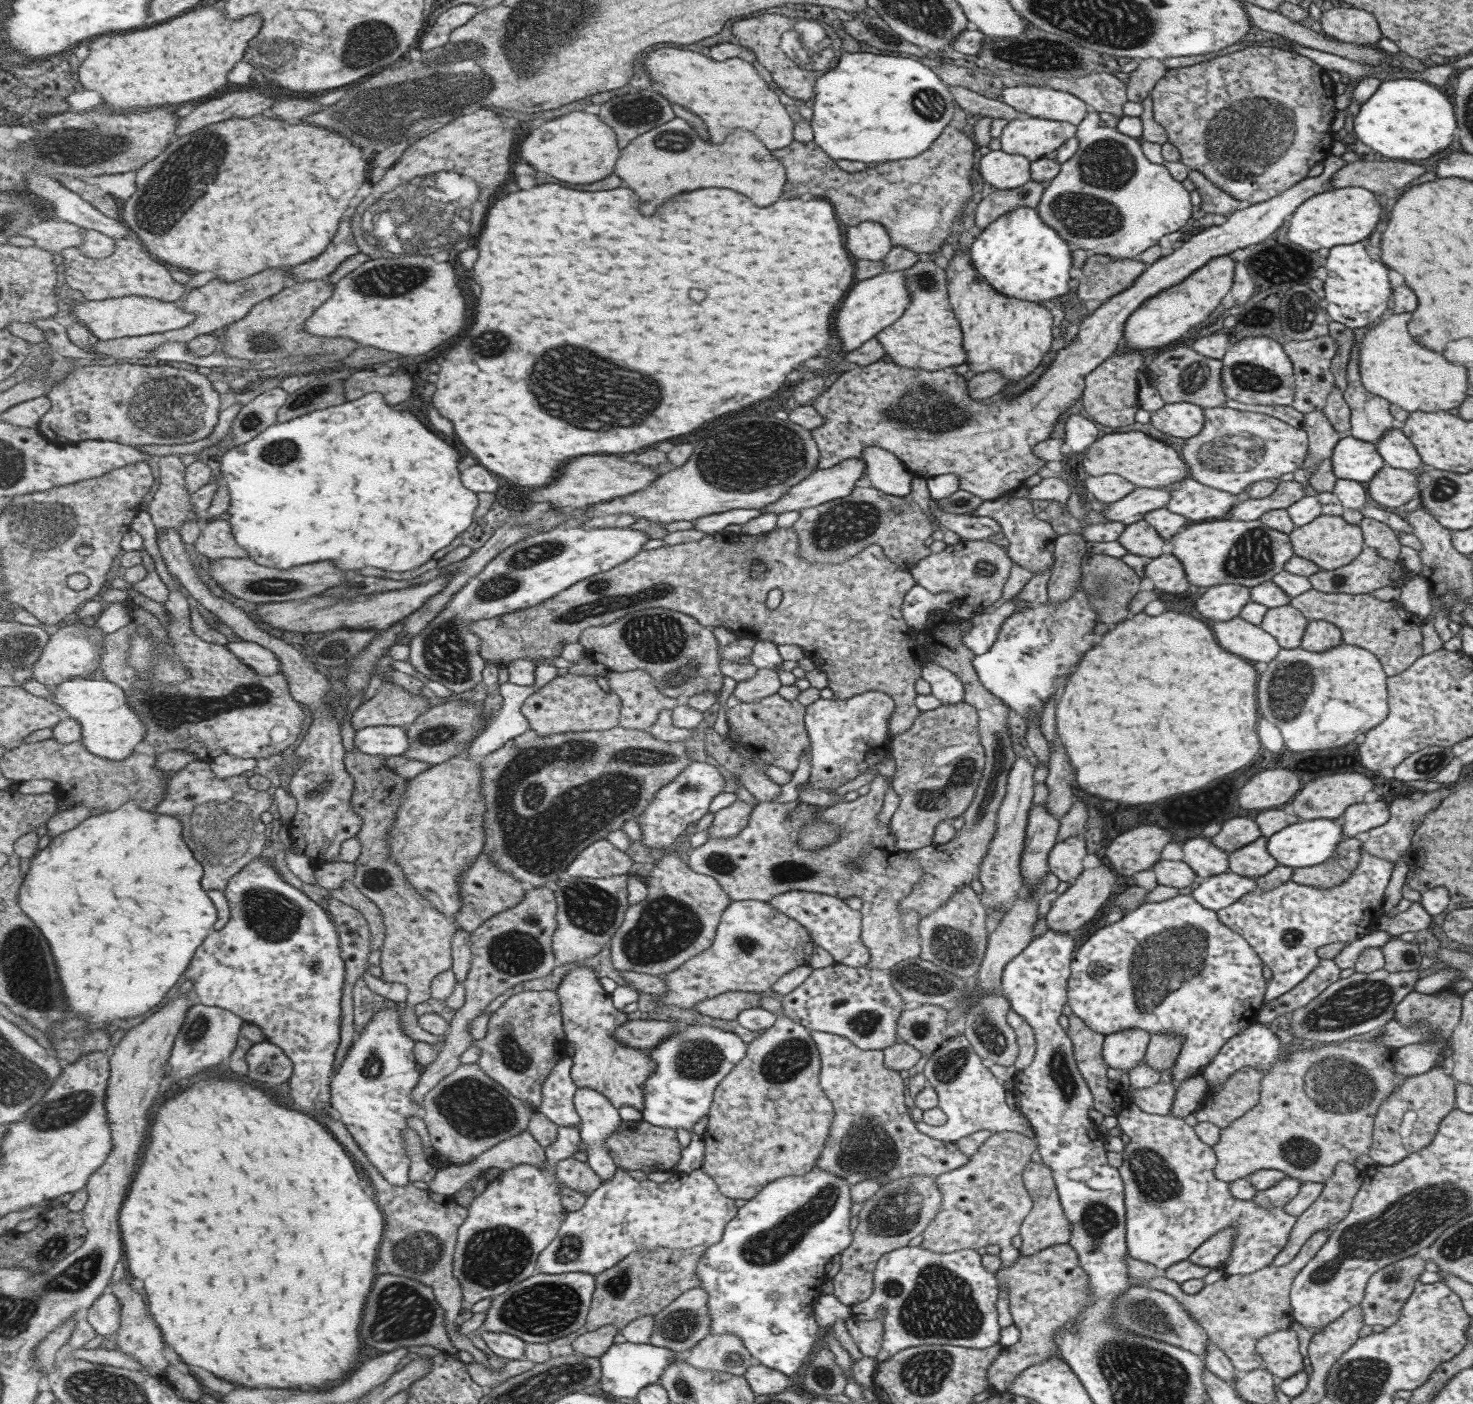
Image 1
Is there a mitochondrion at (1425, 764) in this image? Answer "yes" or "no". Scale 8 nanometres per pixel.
yes

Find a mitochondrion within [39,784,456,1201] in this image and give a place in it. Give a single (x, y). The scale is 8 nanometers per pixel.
(227, 830)

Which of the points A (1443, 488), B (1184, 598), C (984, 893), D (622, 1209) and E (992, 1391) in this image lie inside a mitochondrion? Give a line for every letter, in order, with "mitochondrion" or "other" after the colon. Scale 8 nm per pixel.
A: mitochondrion
B: other
C: other
D: other
E: other

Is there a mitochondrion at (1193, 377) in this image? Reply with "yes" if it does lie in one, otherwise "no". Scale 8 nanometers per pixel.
yes

